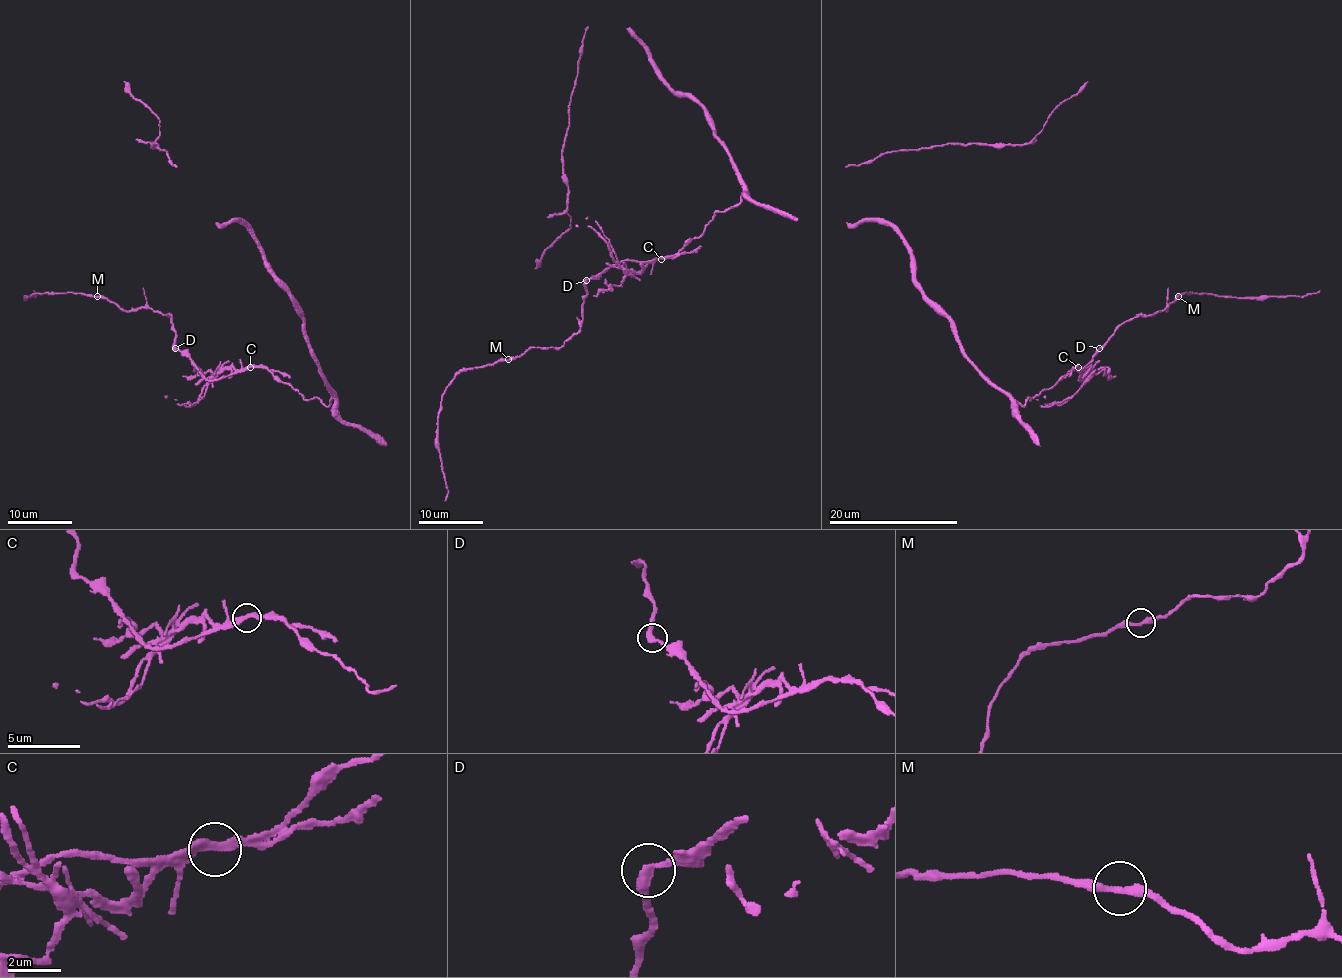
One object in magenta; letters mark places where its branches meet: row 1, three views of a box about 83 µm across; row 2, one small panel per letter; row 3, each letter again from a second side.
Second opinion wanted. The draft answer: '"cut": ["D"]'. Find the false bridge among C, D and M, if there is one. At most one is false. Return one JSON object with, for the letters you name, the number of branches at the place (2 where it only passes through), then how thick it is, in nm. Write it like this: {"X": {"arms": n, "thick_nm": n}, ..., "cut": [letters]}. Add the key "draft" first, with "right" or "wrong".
{"draft": "wrong", "C": {"arms": 2, "thick_nm": 300}, "cut": ["C"]}

